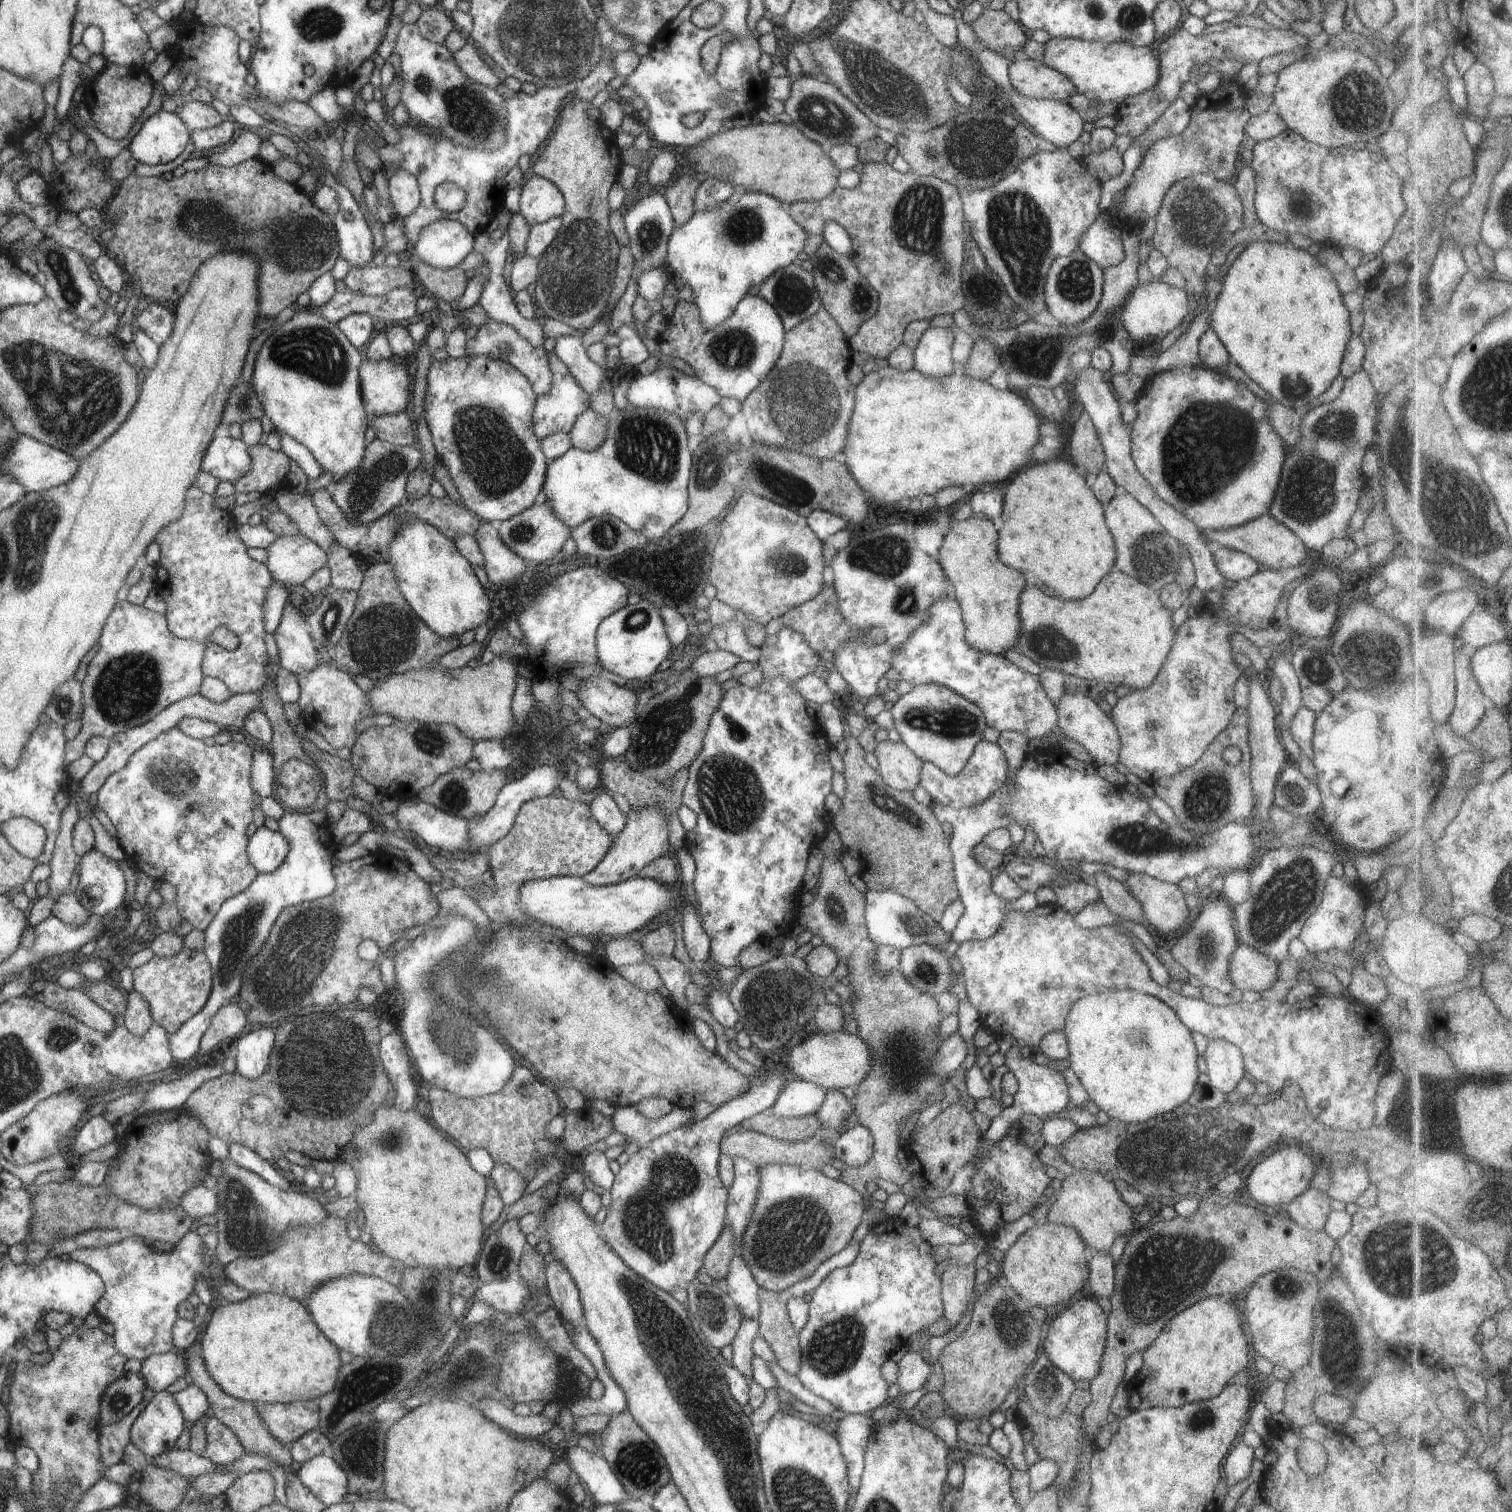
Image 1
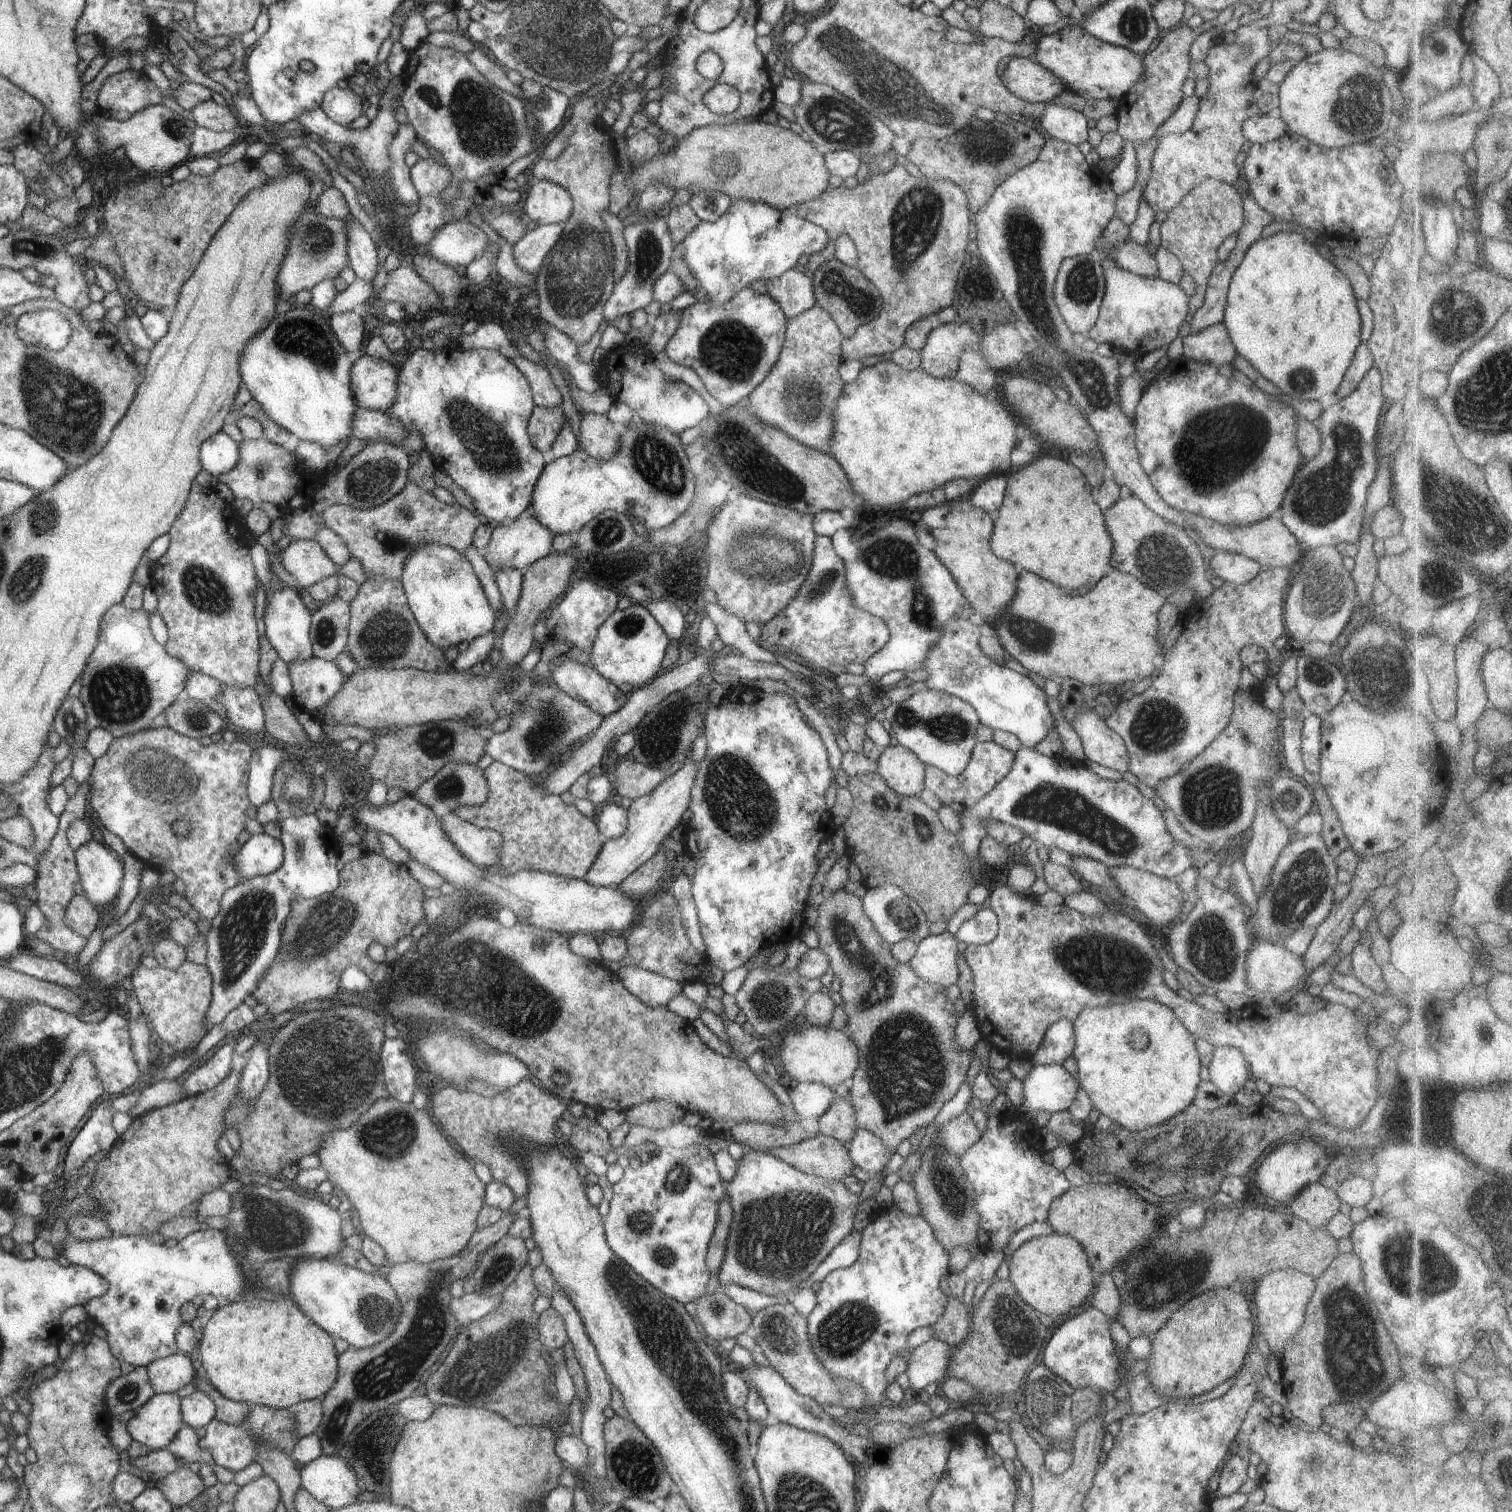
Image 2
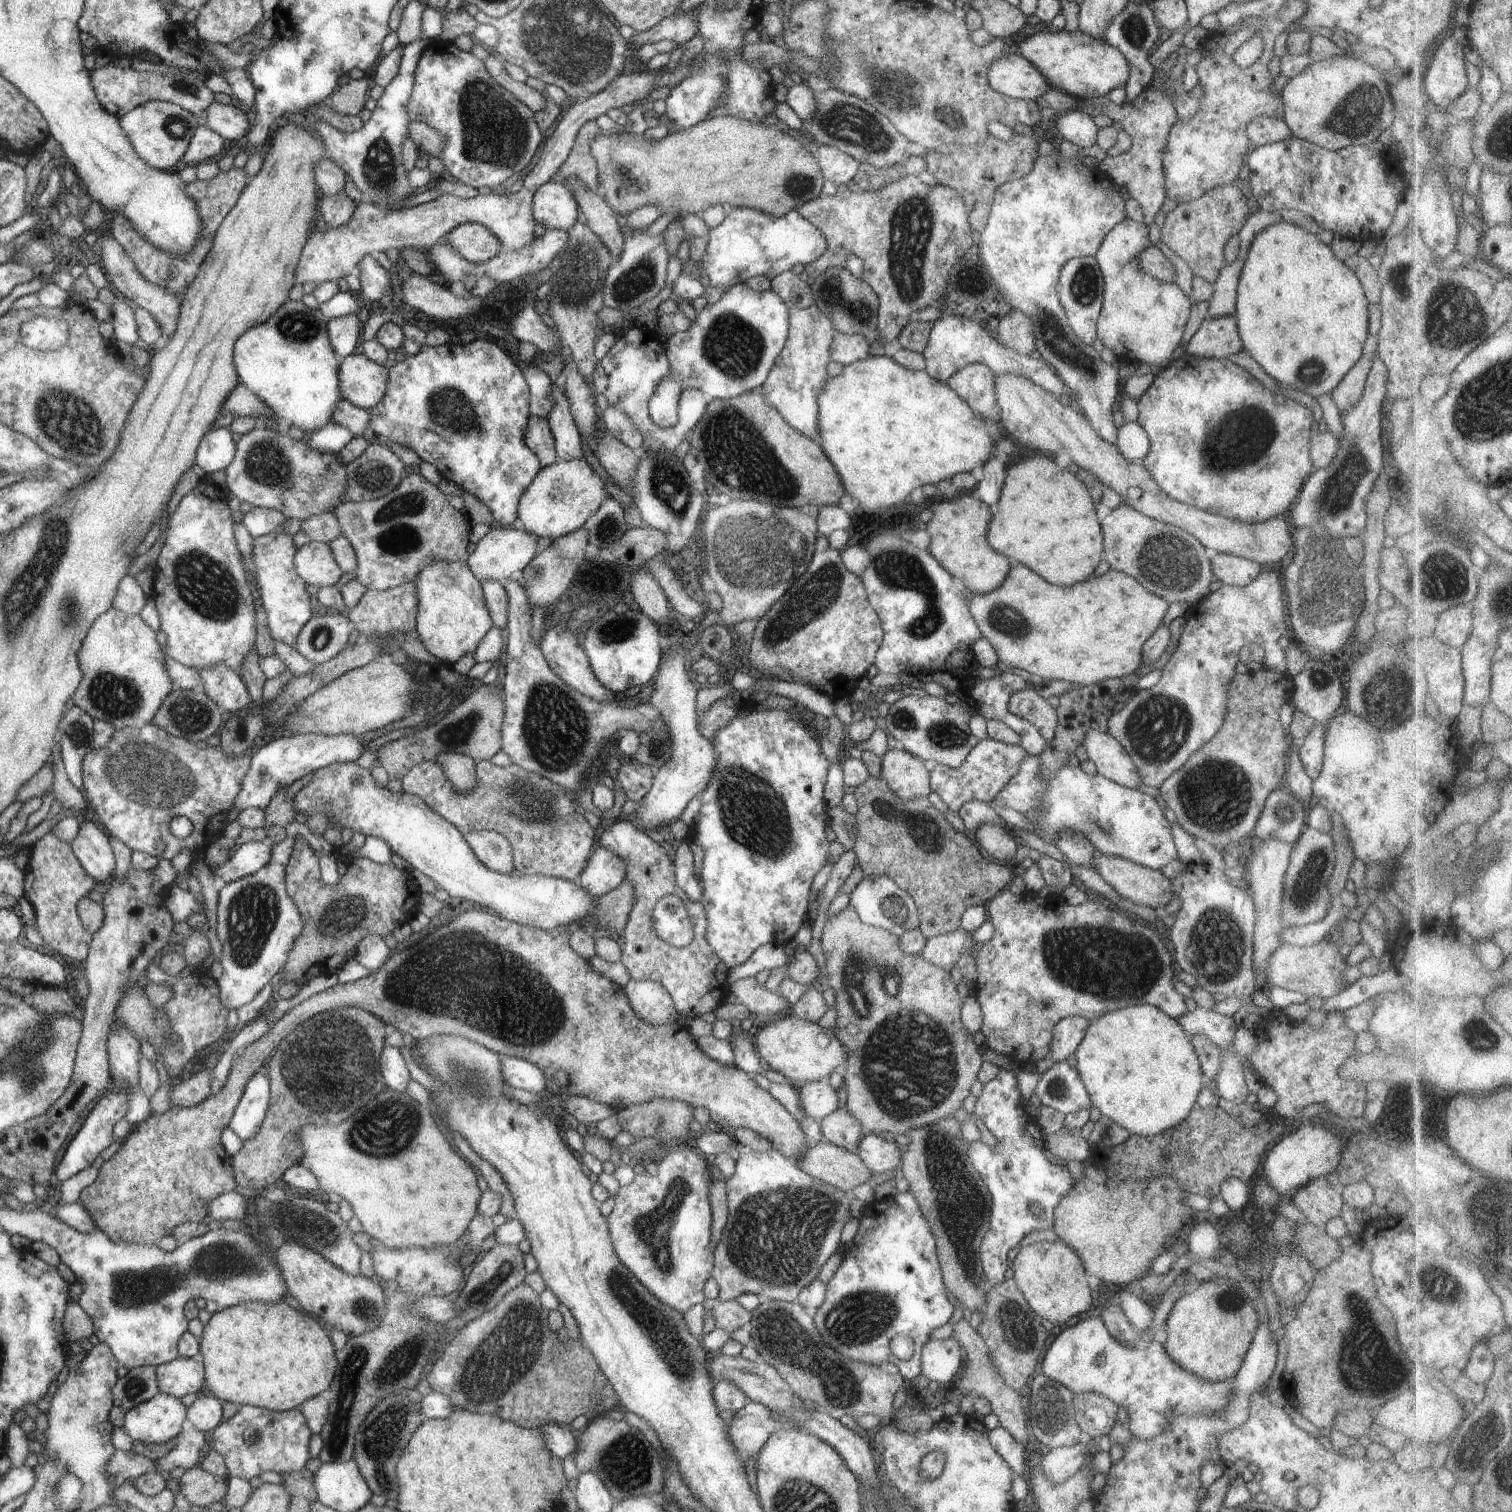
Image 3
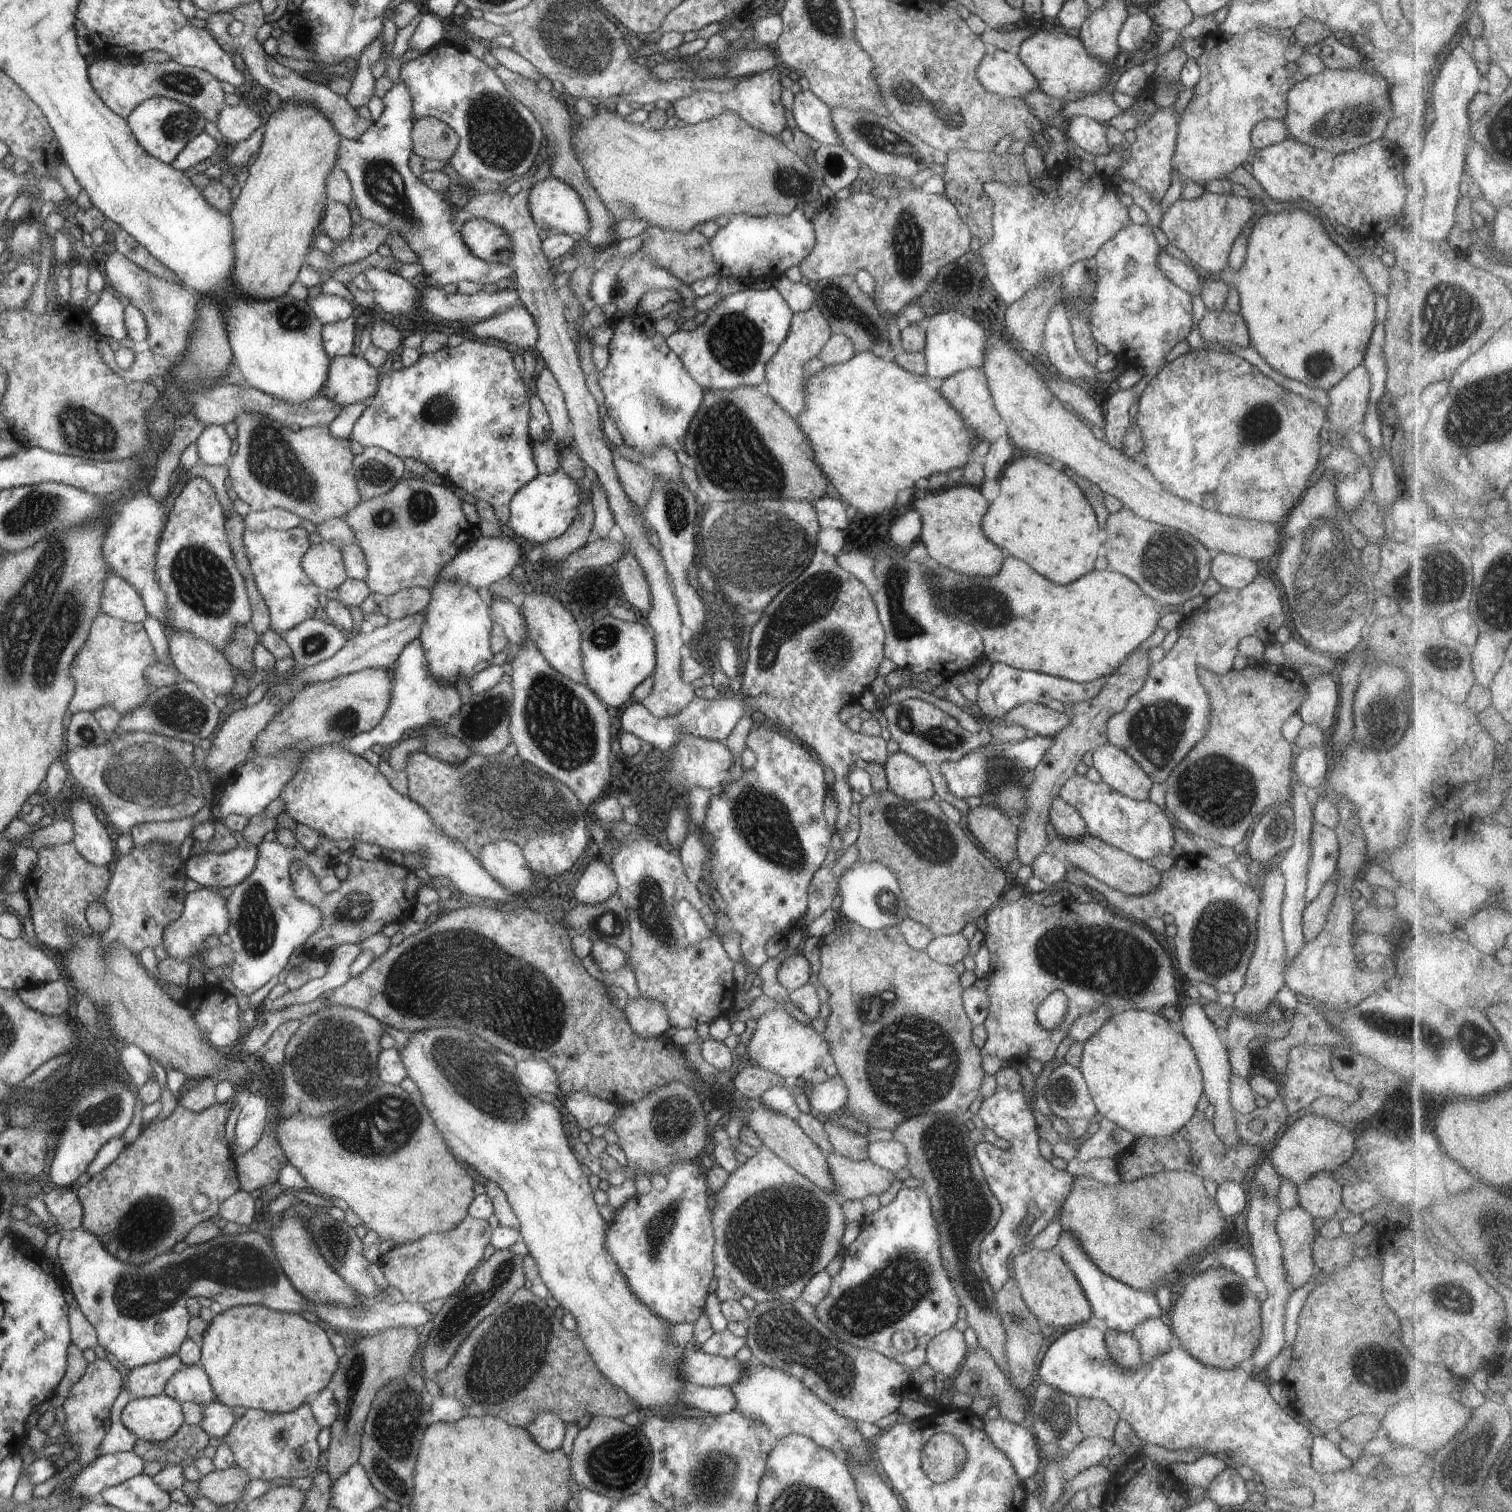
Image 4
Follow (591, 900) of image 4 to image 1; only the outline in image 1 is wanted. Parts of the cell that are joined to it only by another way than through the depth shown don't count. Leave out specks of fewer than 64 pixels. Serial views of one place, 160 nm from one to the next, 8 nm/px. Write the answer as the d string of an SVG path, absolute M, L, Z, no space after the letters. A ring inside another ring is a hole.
M660 808L631 809L627 814L624 830L614 837L608 854L602 858L599 867L582 877L582 880L596 886L619 884L636 877L638 872L659 857L672 851L668 840L668 820Z

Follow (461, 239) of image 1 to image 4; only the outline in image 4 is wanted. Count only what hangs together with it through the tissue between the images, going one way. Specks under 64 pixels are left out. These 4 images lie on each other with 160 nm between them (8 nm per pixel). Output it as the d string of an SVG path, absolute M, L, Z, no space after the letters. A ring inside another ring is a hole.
M483 218L467 220L459 225L462 238L480 260L508 265L513 258L513 240L500 225Z

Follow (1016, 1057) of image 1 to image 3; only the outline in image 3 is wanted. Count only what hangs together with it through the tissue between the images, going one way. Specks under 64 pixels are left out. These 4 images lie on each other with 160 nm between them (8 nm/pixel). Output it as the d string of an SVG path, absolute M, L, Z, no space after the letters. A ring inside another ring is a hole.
M1067 1060L1055 1063L1044 1072L1034 1088L1033 1096L1036 1096L1044 1107L1051 1107L1064 1115L1092 1107L1080 1074Z

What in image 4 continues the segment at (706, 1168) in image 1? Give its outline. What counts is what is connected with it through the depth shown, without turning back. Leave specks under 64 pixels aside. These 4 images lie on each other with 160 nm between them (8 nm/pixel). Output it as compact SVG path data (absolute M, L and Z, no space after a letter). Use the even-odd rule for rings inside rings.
M700 1162L676 1163L667 1170L667 1186L664 1191L653 1188L646 1194L636 1194L622 1210L616 1211L605 1238L608 1254L616 1261L620 1272L637 1298L658 1318L669 1322L695 1324L705 1310L708 1284L714 1278L713 1248L715 1234L712 1226L710 1188L705 1179L705 1169Z

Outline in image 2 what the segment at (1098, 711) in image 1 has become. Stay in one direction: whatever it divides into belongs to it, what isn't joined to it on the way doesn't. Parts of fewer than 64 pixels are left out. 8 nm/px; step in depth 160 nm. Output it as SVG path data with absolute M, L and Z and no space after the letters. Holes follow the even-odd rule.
M1082 711L1072 722L1088 760L1116 772L1129 771L1129 754L1121 739L1095 712Z

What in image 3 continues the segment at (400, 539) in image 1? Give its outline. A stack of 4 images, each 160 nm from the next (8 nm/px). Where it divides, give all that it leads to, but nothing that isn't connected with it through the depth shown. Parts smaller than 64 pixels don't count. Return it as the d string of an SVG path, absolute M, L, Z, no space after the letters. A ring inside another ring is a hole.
M434 560L413 581L419 596L416 632L428 652L452 667L464 654L474 655L476 646L492 629L490 610L484 602L483 586L466 562Z

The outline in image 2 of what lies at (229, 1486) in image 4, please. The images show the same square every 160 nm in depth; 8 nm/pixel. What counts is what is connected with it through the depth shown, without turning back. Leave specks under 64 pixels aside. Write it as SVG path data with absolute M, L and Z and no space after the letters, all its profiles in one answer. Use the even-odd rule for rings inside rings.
M191 1466L180 1467L168 1473L163 1480L158 1480L157 1487L174 1507L188 1504L207 1488L195 1467Z

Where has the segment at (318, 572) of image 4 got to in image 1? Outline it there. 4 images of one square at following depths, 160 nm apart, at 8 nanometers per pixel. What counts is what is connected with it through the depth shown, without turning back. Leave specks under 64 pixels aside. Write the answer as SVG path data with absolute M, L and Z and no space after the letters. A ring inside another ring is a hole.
M303 535L279 536L266 548L267 568L275 583L304 585L318 570L327 566L327 551Z

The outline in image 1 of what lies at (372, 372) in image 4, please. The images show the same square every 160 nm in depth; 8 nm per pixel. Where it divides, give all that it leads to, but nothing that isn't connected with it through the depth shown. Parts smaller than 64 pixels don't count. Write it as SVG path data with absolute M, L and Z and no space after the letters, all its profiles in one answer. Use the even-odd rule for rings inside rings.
M393 359L364 360L359 368L363 404L370 416L388 416L408 411L408 372Z

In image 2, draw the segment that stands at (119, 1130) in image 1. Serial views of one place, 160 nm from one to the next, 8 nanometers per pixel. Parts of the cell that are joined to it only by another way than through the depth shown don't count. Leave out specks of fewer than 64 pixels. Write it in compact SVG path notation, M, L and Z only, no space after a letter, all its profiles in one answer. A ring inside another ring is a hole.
M245 1034L230 1040L222 1048L218 1048L210 1060L204 1062L203 1066L198 1066L186 1080L183 1080L185 1091L189 1096L218 1086L232 1072L230 1064L232 1064L233 1050L236 1048L236 1044L243 1040Z

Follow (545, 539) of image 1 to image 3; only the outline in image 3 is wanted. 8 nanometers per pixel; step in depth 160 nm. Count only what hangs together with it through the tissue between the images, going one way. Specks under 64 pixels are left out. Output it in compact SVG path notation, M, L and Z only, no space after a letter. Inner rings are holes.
M493 525L490 532L476 543L476 550L465 562L481 582L484 579L501 581L513 578L519 576L523 569L535 559L538 538L526 530L500 528L498 525Z

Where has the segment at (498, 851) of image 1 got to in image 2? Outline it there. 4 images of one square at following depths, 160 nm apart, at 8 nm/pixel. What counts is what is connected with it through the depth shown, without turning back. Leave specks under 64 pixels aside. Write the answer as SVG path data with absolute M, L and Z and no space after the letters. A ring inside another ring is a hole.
M494 761L485 768L487 783L490 785L490 798L480 806L459 806L450 812L465 821L473 822L477 827L494 829L503 836L503 852L498 868L508 874L518 871L542 871L568 877L571 879L583 879L591 870L592 864L598 858L602 844L601 832L598 832L592 818L582 816L574 805L566 806L560 795L554 795L545 791L532 777L523 772L518 772L500 761Z

